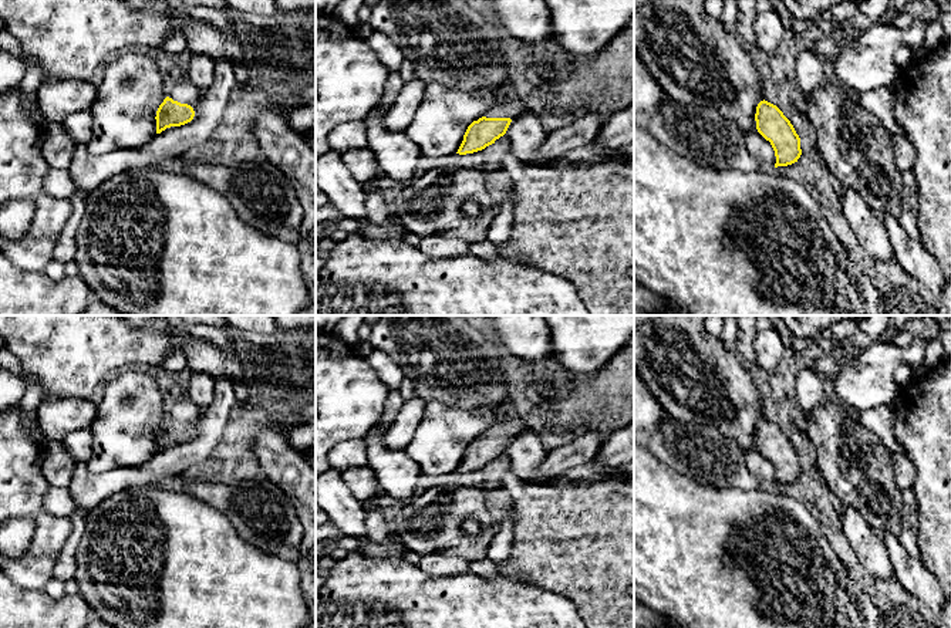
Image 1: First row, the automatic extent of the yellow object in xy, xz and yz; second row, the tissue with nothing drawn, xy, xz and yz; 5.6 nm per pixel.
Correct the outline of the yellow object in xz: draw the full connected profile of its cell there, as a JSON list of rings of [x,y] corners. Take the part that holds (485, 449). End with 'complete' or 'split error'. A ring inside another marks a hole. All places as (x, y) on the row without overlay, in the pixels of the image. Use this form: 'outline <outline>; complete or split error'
outline [[[522,416],[495,423],[482,436],[468,445],[456,472],[473,472],[495,462],[496,458],[506,452],[512,438],[527,429]]]; split error

